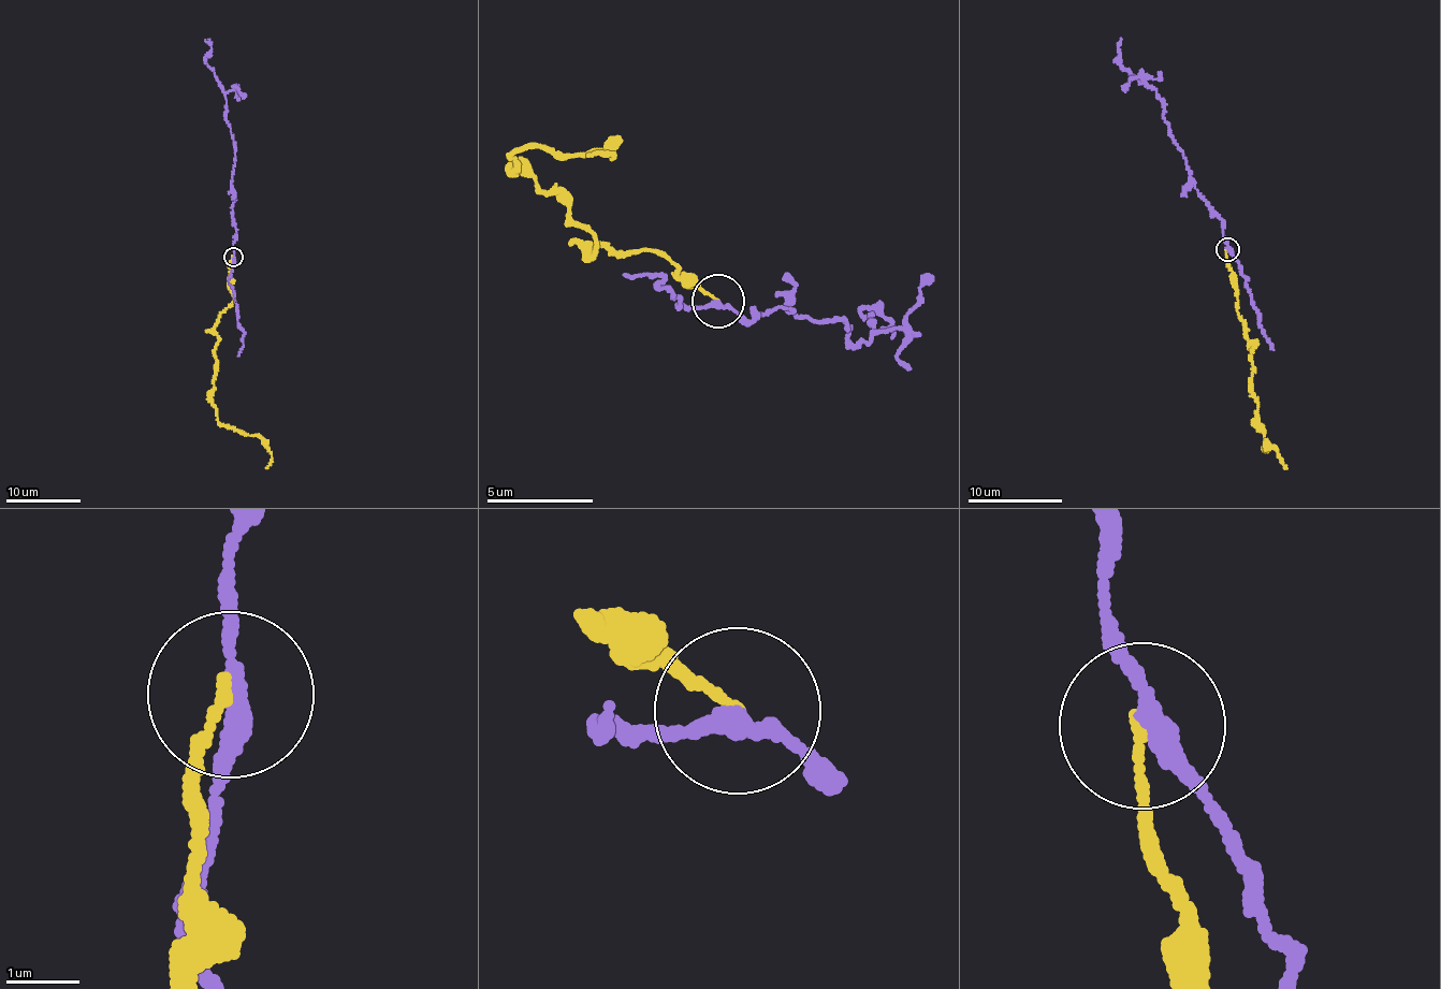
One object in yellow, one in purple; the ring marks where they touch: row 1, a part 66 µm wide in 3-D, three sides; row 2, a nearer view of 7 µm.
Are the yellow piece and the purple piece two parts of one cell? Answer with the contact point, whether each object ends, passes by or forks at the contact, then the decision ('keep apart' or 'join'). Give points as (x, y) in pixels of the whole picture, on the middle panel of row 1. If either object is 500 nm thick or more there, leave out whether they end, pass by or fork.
(718, 301) | yellow ends | purple passes by | keep apart

